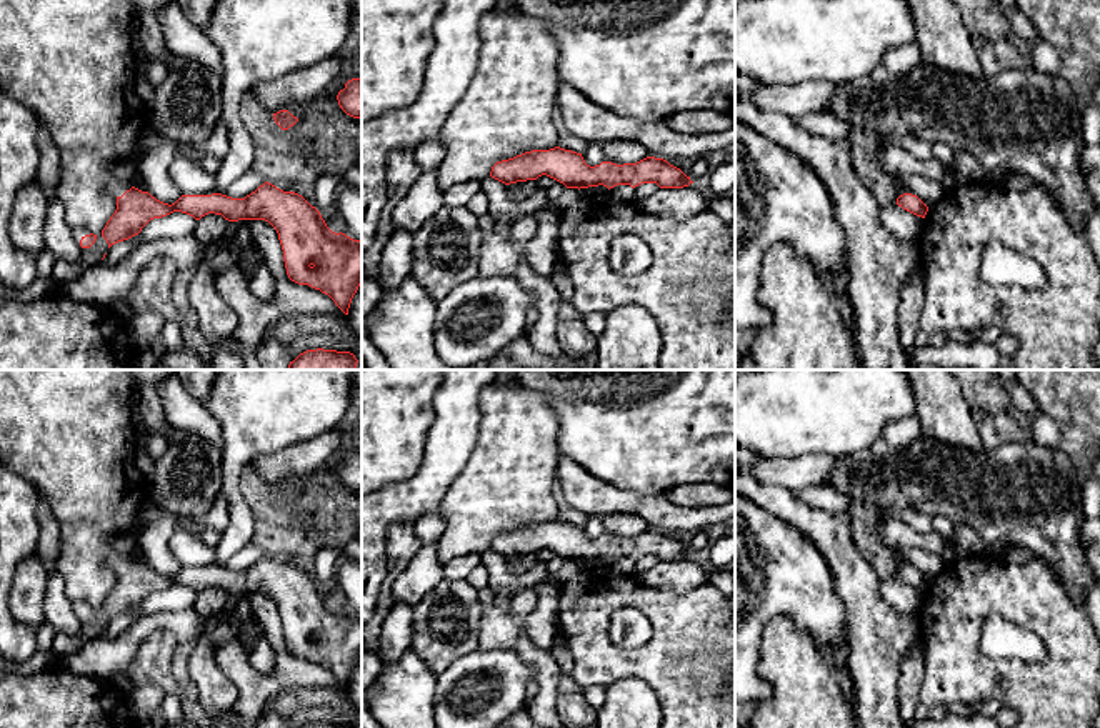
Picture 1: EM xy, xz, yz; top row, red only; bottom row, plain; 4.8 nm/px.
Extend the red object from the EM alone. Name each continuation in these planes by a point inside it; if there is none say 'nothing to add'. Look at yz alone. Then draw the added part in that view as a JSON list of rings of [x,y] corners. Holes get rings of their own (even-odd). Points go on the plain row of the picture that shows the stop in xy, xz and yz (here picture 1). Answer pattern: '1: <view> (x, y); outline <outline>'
nothing to add

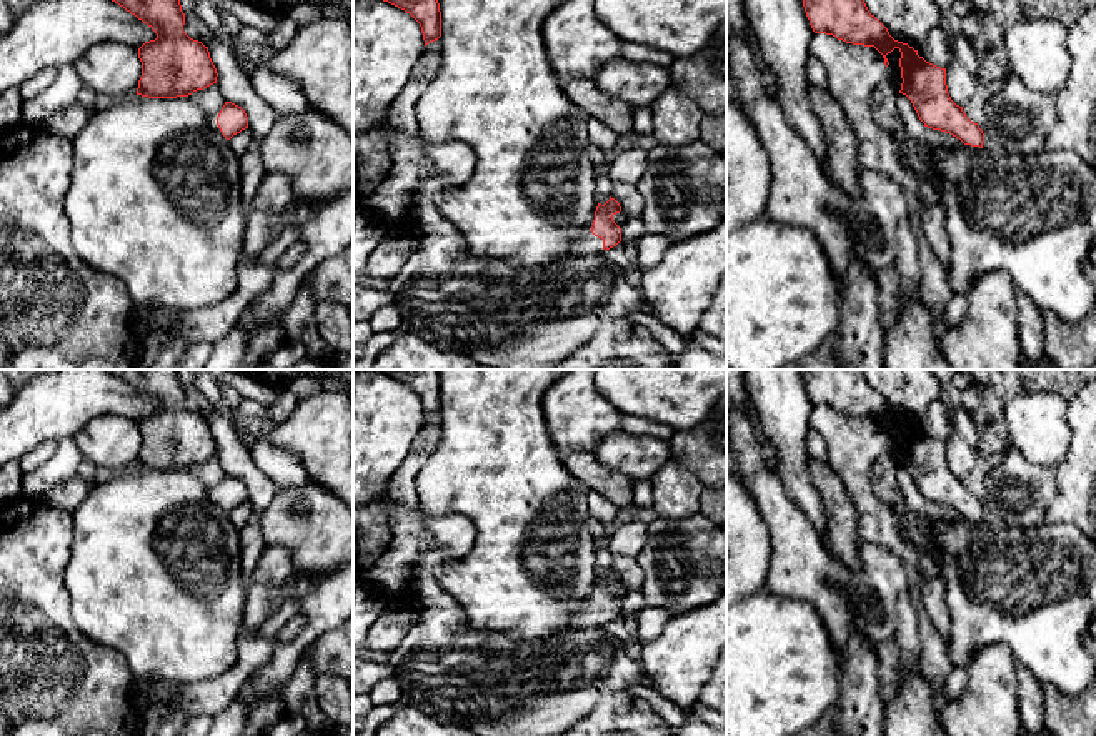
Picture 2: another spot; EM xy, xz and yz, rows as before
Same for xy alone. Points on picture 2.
nothing to add

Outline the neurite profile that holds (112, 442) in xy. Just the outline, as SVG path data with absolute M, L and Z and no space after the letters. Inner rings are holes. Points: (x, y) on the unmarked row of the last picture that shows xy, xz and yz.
M122 415L97 416L72 440L85 460L115 473L135 468L142 450L138 421Z

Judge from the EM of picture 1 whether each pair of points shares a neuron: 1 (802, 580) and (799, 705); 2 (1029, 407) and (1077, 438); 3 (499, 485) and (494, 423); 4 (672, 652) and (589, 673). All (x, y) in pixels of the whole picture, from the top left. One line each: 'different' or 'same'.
1: different
2: different
3: same
4: same

